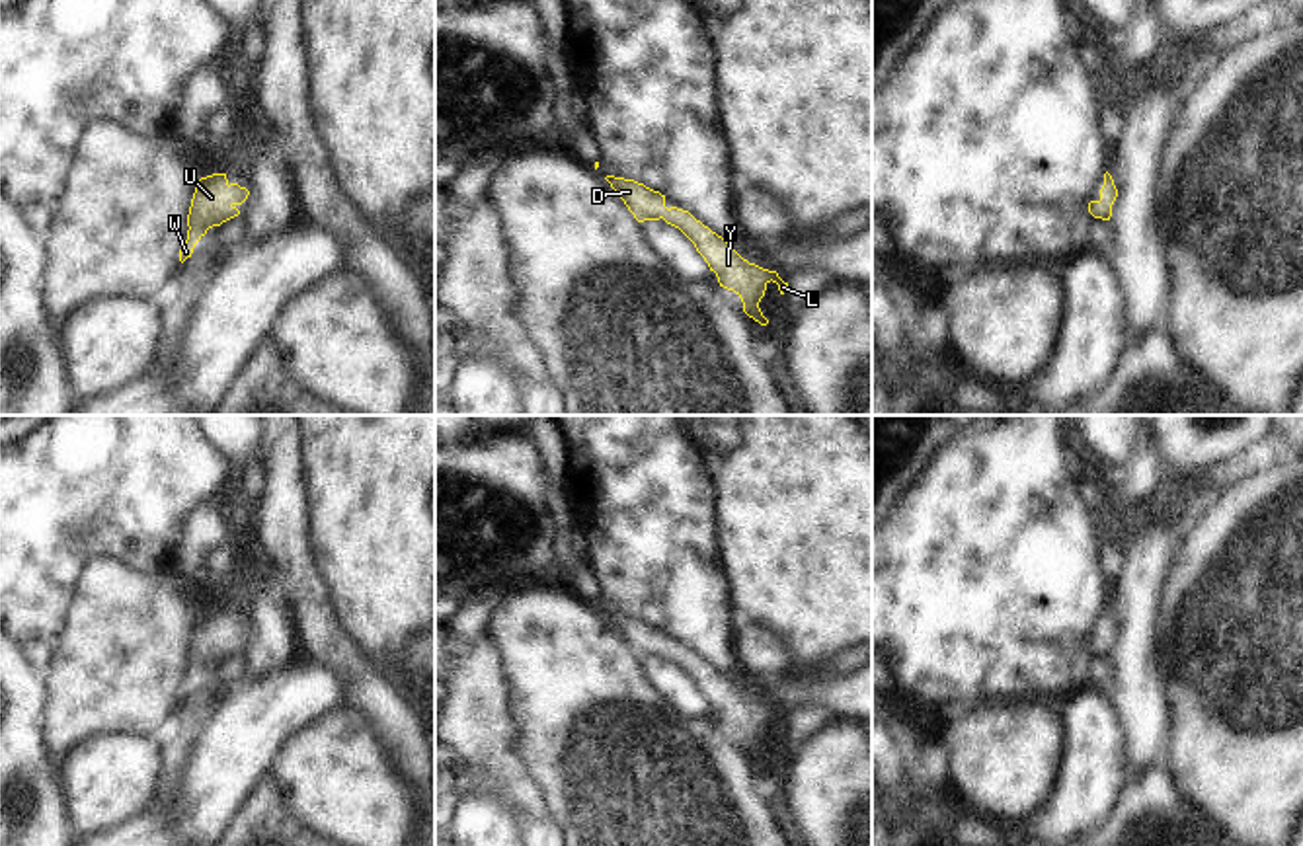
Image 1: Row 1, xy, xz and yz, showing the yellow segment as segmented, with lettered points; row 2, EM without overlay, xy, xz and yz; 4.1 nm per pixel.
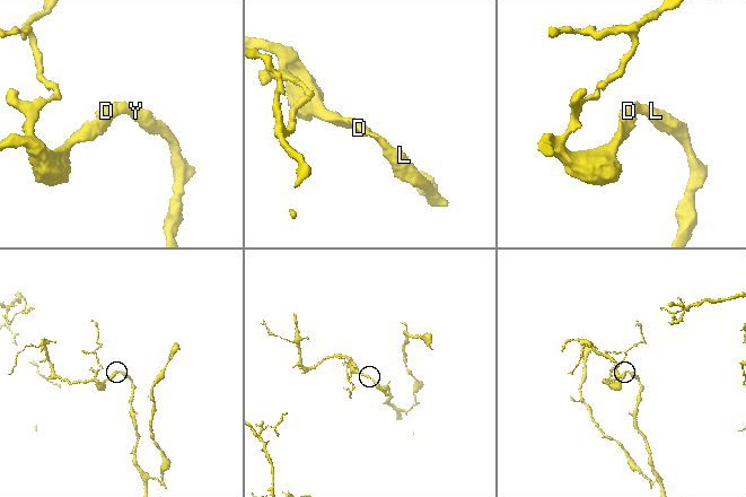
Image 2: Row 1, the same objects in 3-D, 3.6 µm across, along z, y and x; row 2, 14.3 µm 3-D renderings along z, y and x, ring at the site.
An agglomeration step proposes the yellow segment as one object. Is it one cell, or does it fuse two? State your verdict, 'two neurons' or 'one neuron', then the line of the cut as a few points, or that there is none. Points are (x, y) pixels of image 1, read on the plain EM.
one neuron; no cut

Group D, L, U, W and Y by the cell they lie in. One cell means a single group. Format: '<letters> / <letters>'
D L U W Y

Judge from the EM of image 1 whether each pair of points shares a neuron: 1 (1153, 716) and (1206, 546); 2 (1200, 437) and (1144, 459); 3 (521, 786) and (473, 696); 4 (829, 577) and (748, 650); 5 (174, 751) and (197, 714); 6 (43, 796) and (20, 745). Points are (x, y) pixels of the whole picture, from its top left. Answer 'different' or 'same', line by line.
1: different
2: different
3: same
4: different
5: same
6: same

